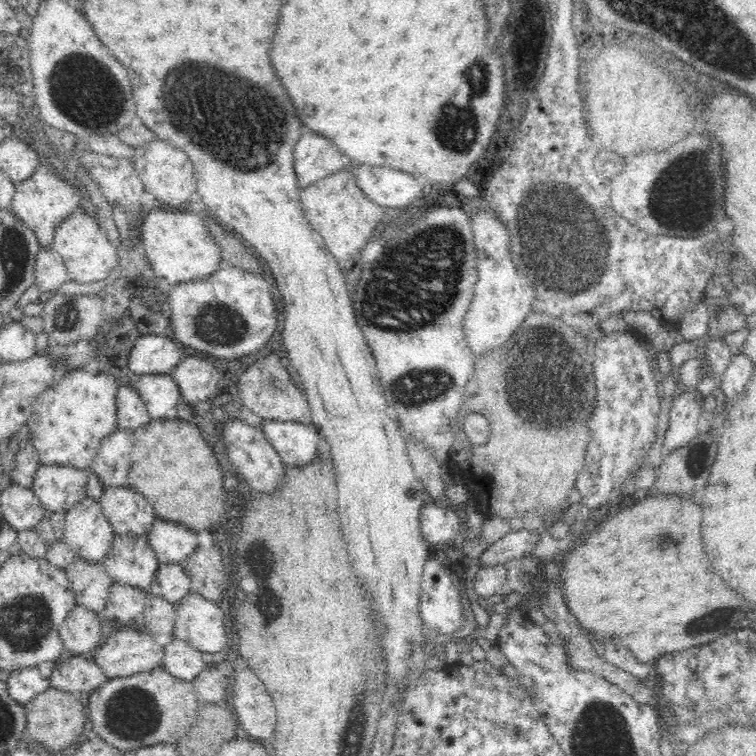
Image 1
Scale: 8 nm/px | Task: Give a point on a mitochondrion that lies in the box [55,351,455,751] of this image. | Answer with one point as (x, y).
(131, 714)

